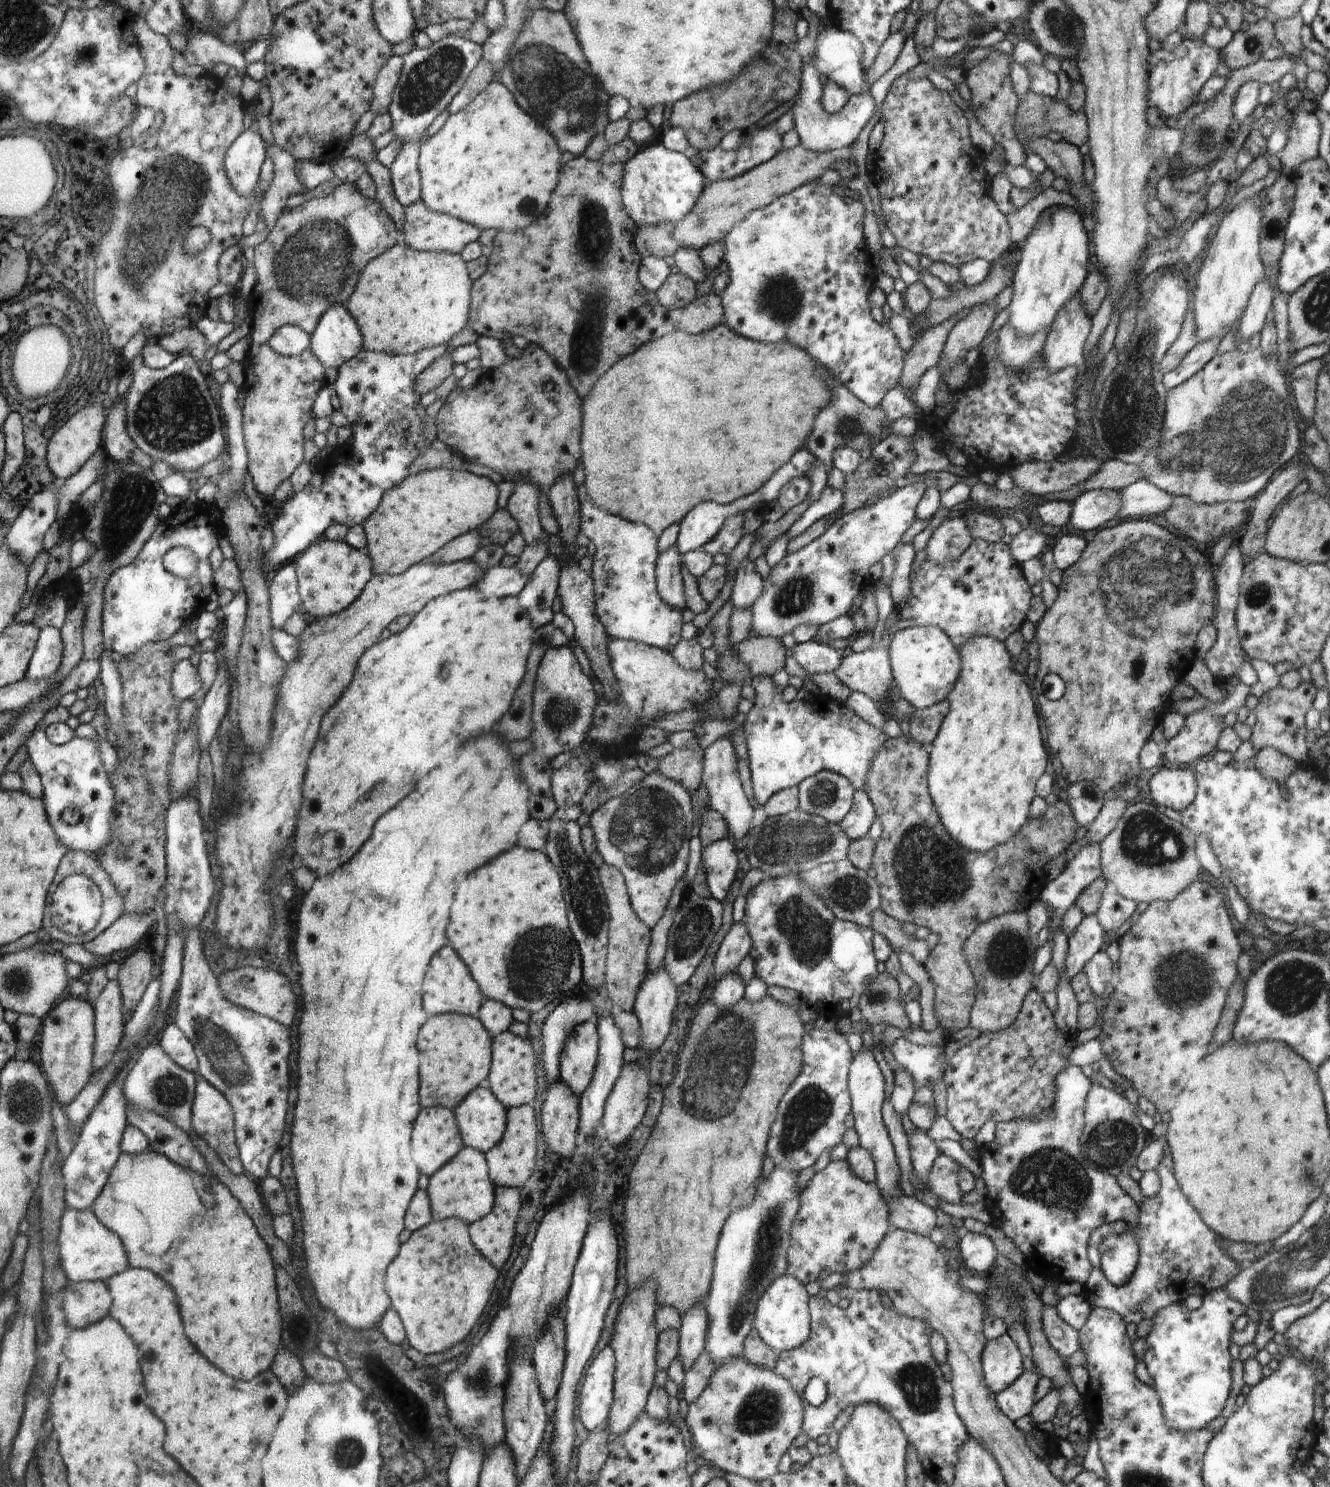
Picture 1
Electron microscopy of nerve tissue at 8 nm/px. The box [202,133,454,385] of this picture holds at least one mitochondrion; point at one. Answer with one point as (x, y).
(314, 262)

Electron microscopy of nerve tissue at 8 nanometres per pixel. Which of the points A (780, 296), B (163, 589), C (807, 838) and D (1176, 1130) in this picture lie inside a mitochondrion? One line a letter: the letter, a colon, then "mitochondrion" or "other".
A: mitochondrion
B: other
C: mitochondrion
D: other

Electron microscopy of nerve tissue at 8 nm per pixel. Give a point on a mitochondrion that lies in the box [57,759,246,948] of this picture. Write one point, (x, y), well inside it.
(124, 853)

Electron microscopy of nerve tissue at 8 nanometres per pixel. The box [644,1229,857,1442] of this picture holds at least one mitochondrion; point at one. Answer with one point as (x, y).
(763, 1408)

